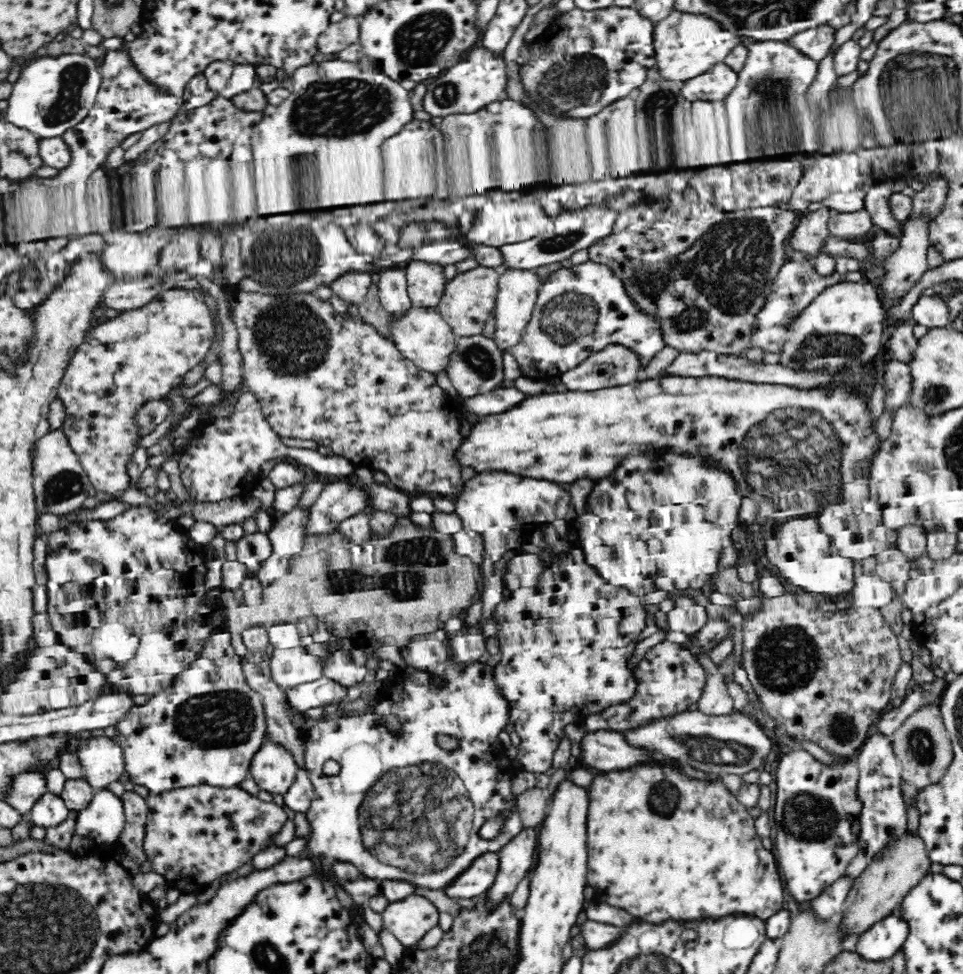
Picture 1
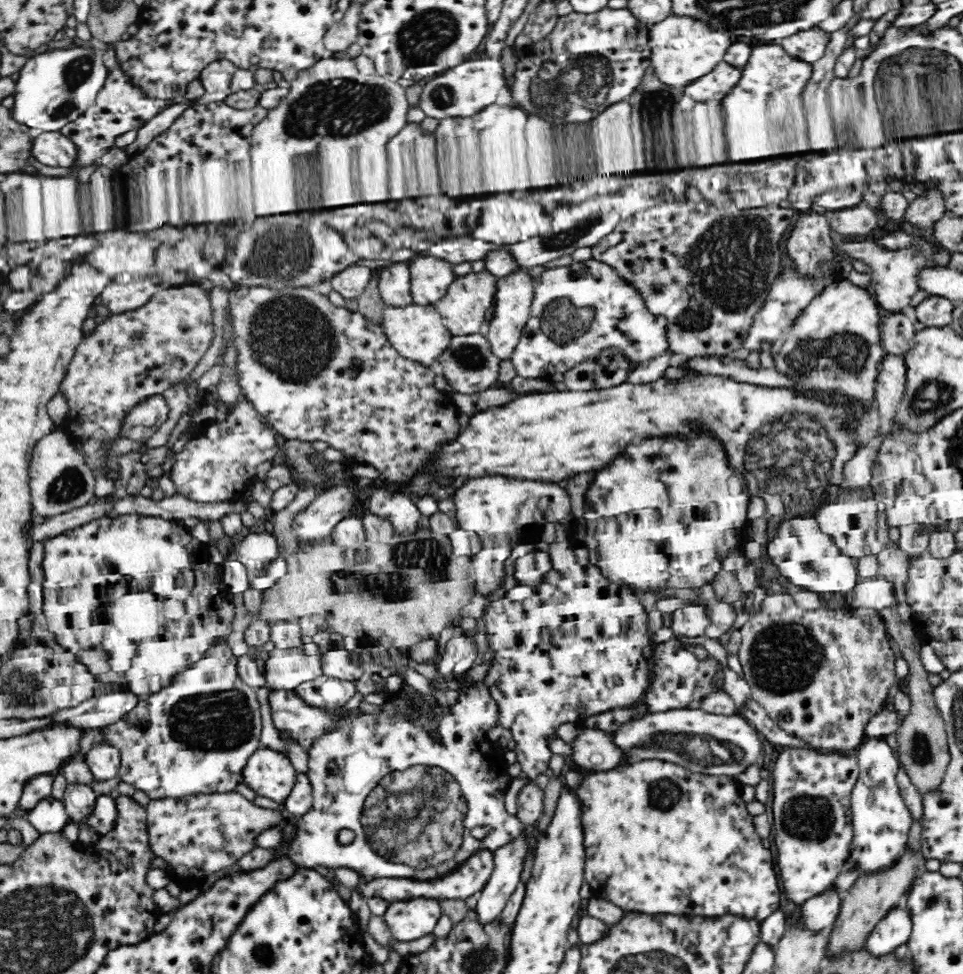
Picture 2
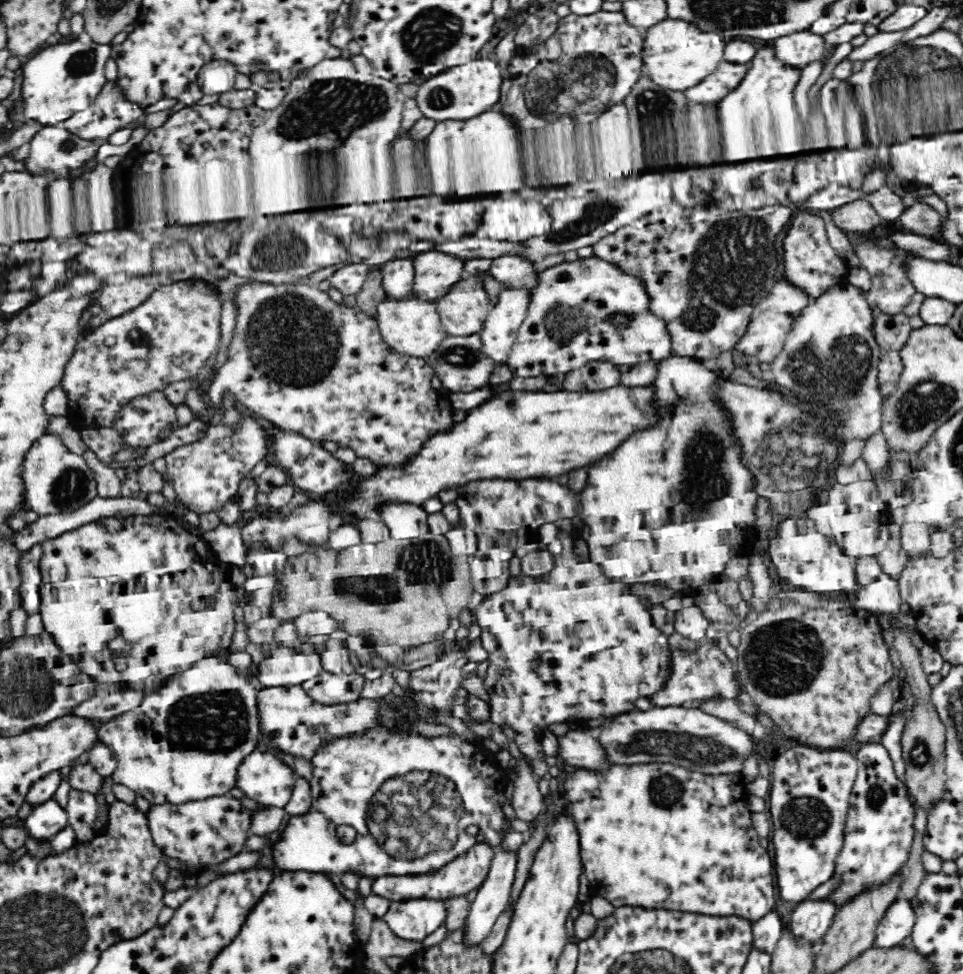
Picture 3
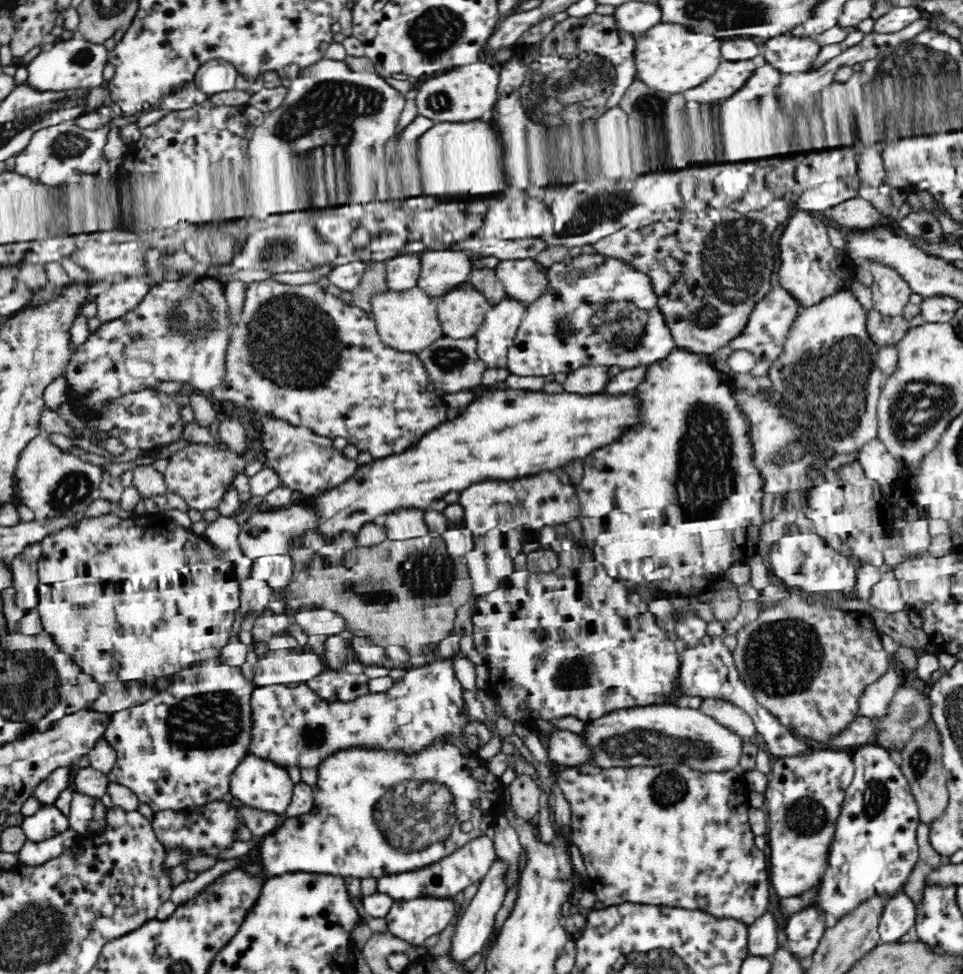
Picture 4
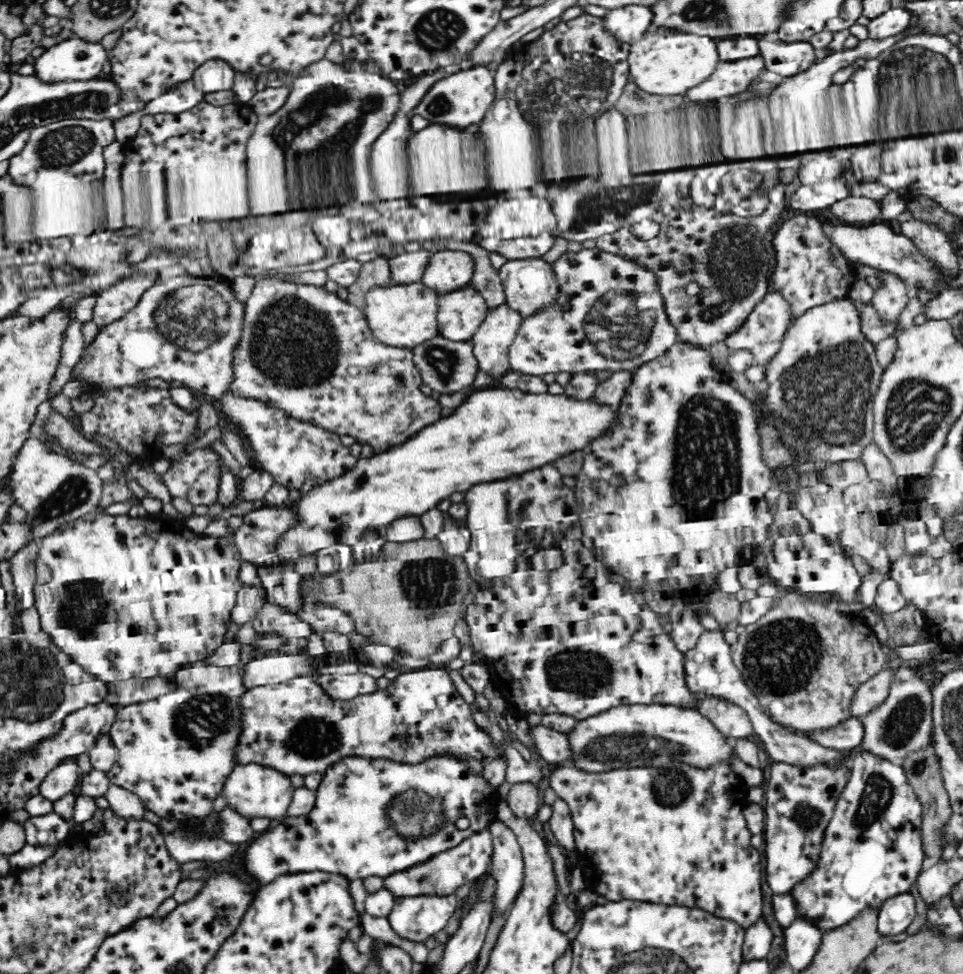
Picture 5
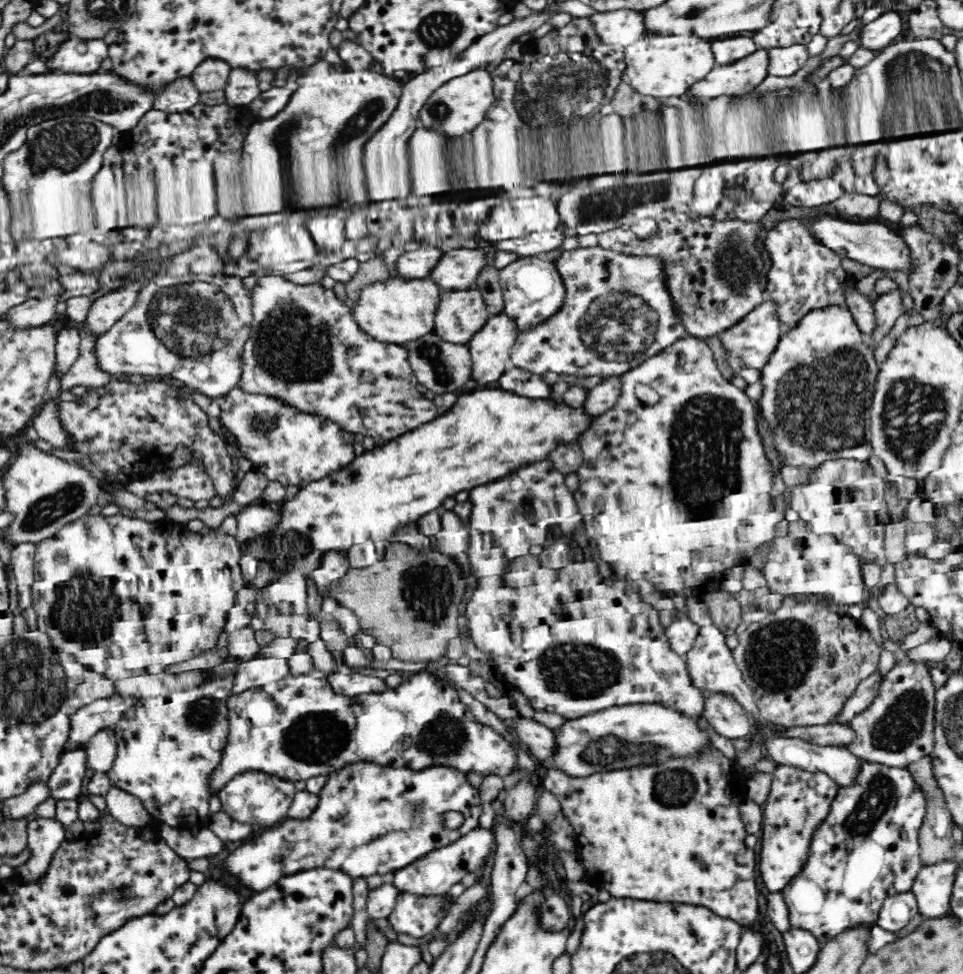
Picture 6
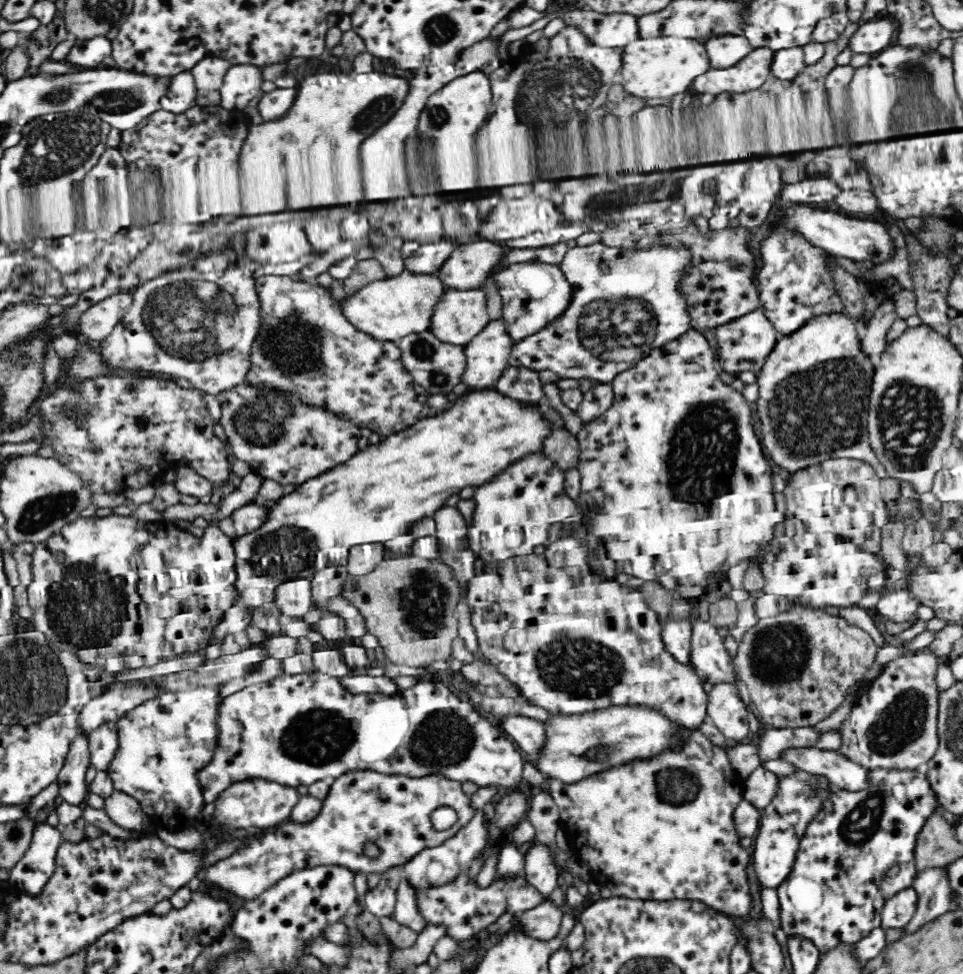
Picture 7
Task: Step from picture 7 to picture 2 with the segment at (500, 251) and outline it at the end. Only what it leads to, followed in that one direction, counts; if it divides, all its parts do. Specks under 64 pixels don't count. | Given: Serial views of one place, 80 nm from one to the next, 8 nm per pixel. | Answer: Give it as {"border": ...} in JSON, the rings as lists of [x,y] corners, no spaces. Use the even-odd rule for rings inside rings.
{"border":[[[416,255],[408,261],[408,265],[410,271],[410,292],[413,304],[416,306],[435,305],[447,293],[448,285],[455,278],[451,273],[452,264],[439,258]]]}

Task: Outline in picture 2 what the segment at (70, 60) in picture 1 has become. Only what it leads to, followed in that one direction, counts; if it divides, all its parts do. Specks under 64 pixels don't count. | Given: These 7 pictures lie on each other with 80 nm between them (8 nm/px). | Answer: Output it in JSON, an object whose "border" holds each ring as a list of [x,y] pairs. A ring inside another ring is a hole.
{"border":[[[89,44],[85,48],[74,45],[71,48],[43,49],[30,56],[15,81],[14,106],[10,111],[12,120],[36,133],[50,133],[59,132],[82,117],[96,104],[98,92],[104,86],[107,70],[102,57],[107,50],[101,44]]]}

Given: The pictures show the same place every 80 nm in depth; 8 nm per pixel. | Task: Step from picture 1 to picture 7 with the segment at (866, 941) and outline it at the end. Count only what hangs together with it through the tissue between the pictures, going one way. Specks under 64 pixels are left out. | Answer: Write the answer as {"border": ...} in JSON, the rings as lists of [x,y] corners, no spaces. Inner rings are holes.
{"border":[[[910,887],[885,900],[881,910],[881,926],[885,929],[906,927],[917,910],[917,898],[917,892]]]}

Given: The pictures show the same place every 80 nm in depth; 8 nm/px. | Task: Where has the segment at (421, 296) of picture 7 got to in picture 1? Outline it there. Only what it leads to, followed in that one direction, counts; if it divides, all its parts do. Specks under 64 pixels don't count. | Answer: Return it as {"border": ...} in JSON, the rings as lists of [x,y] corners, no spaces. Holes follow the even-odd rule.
{"border":[[[410,308],[408,312],[402,314],[402,318],[391,320],[392,338],[396,348],[400,350],[408,360],[414,363],[418,370],[438,374],[448,368],[450,358],[456,352],[458,346],[457,334],[452,327],[444,320],[438,310],[433,308]]]}

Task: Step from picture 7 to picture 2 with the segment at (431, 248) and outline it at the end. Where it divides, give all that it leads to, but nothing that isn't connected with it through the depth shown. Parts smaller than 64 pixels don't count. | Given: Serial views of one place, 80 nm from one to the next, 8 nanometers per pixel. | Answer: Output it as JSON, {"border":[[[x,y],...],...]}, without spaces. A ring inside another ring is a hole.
{"border":[[[398,262],[383,267],[379,277],[379,293],[382,302],[387,306],[406,308],[413,304],[408,262]]]}

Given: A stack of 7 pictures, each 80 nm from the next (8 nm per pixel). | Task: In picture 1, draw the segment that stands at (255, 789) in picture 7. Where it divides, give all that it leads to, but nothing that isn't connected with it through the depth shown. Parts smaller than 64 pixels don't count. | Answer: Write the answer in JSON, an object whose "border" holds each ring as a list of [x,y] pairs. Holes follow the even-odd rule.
{"border":[[[266,740],[254,754],[249,771],[260,790],[275,796],[283,795],[290,788],[299,767],[282,743]]]}

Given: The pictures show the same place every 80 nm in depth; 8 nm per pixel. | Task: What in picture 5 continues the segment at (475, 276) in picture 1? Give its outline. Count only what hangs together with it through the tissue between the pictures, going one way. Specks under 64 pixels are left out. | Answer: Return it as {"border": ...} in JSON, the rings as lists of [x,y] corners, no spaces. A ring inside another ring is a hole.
{"border":[[[472,286],[437,296],[440,336],[471,340],[489,311],[485,298]]]}

